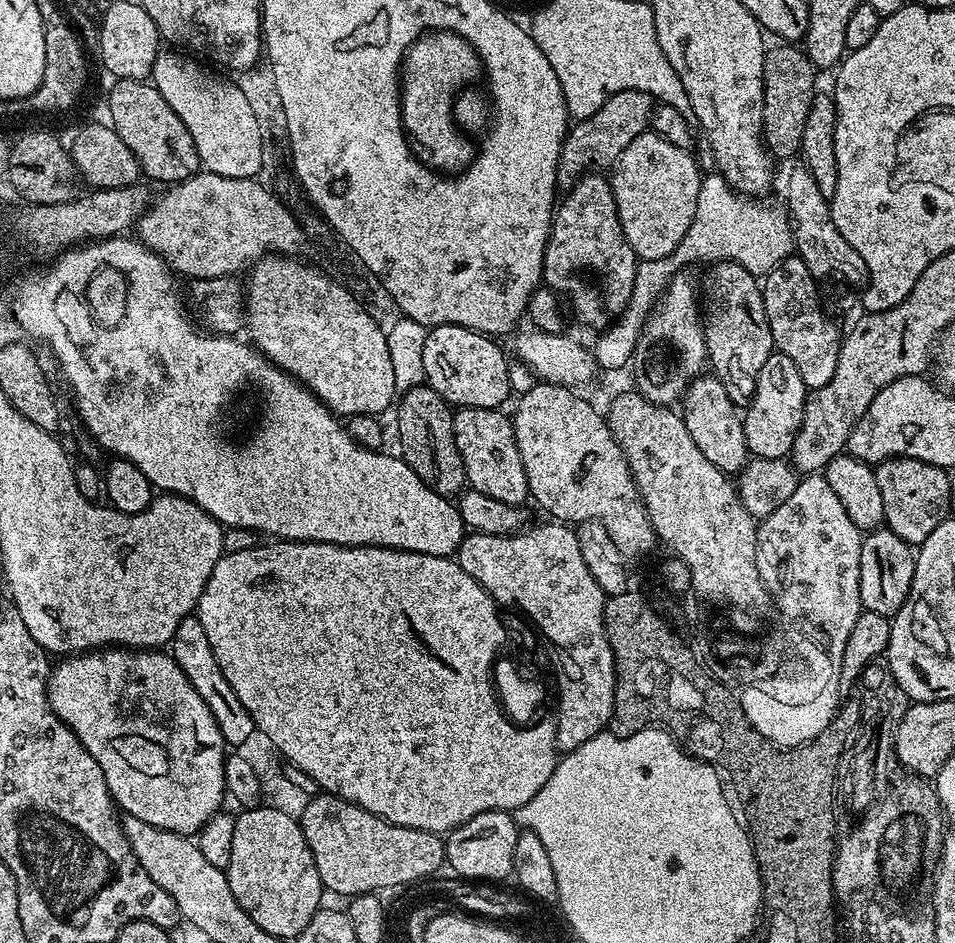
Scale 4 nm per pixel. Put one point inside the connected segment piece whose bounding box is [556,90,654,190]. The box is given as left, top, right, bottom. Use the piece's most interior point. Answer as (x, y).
(595, 143)

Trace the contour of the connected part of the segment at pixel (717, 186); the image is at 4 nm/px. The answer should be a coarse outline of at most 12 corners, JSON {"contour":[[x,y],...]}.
{"contour":[[717,172],[666,258],[637,263],[626,310],[592,345],[629,365],[669,282],[694,262],[734,260],[763,278],[793,255],[787,212]]}

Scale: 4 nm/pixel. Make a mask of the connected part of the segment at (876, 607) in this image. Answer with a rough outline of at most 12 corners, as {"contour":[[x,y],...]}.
{"contour":[[881,526],[860,542],[860,607],[889,618],[916,552]]}

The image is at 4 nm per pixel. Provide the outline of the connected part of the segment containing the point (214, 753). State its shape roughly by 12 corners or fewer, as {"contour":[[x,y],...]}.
{"contour":[[164,650],[68,654],[52,713],[115,807],[195,837],[226,745]]}

